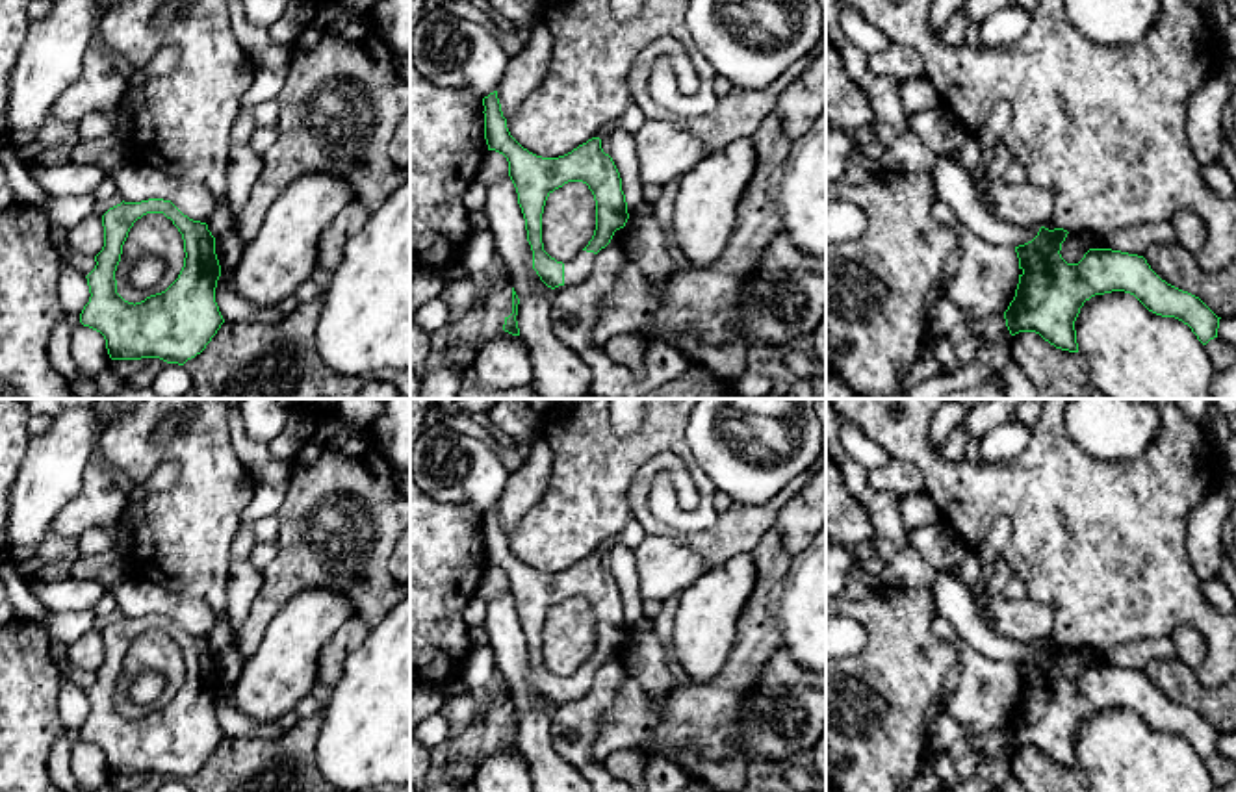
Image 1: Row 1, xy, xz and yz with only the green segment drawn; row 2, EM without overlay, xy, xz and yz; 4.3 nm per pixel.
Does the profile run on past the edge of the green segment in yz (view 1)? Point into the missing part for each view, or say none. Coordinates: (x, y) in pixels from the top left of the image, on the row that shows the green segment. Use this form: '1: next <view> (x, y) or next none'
1: next none

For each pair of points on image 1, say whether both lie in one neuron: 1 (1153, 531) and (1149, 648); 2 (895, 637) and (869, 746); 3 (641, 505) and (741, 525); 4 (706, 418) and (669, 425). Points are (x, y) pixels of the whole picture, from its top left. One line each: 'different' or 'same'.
1: different
2: same
3: same
4: different

